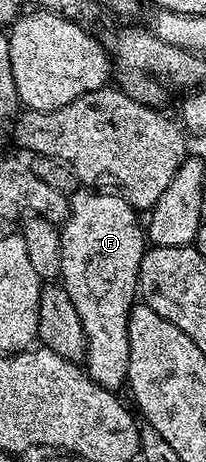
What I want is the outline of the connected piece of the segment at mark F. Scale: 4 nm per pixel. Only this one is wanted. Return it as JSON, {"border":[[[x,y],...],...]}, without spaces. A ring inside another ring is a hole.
{"border":[[[78,189],[69,196],[68,214],[60,227],[62,248],[60,249],[60,285],[72,297],[72,305],[80,317],[80,325],[86,338],[84,370],[95,383],[107,390],[117,392],[118,386],[126,383],[128,373],[128,321],[130,311],[136,305],[138,270],[142,252],[148,243],[144,238],[144,227],[138,224],[139,212],[120,196],[97,189]]]}

